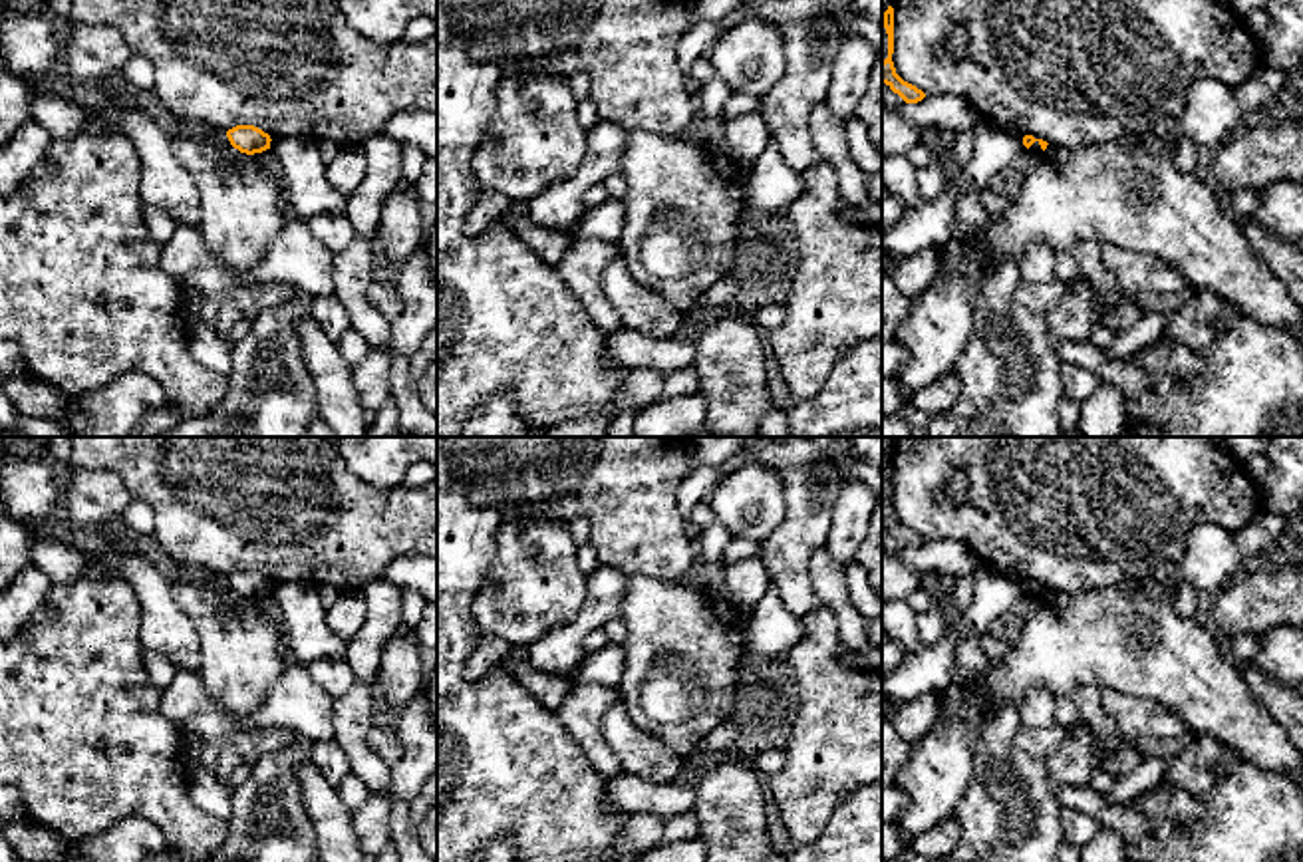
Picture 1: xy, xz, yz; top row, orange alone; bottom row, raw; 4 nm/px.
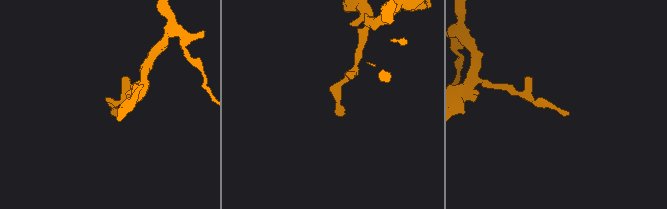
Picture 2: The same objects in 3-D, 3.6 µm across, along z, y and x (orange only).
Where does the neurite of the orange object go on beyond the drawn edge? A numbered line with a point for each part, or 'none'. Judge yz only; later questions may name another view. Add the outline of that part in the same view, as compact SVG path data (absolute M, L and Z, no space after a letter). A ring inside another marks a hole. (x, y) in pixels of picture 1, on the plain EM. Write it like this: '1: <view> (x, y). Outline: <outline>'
none

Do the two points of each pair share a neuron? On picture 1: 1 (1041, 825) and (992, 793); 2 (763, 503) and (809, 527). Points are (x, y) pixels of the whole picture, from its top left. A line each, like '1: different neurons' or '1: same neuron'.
1: same neuron
2: different neurons

